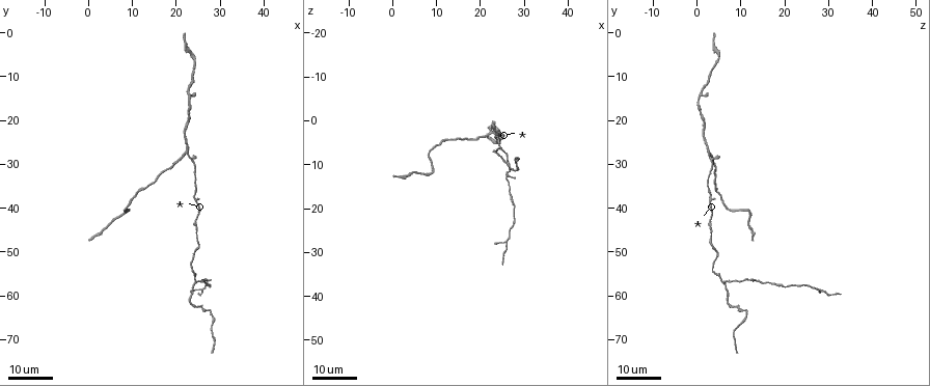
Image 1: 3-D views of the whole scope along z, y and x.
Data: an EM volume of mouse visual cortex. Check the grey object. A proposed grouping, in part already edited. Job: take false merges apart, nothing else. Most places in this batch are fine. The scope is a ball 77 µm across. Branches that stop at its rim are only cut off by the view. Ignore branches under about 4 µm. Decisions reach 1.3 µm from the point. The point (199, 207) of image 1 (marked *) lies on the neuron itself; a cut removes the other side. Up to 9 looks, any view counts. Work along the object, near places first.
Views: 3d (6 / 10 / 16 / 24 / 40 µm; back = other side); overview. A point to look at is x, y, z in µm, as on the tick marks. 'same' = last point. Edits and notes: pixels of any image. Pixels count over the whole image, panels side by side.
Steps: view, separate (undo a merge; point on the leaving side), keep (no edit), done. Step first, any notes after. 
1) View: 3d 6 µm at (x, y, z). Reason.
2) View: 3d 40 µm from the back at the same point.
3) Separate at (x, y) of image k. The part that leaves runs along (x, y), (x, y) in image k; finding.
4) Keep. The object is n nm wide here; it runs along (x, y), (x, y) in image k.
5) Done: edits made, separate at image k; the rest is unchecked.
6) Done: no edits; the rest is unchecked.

View: 3d 16 µm at (24.0, 62.5, 7.5). Sudden change in width.

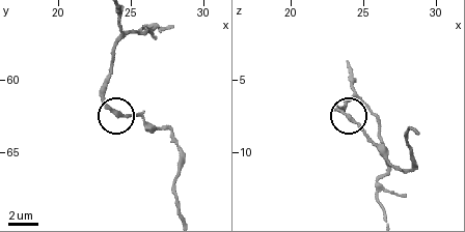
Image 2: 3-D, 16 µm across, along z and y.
View: 3d 6 µm at (24.0, 62.0, 7.4). Zoom in.

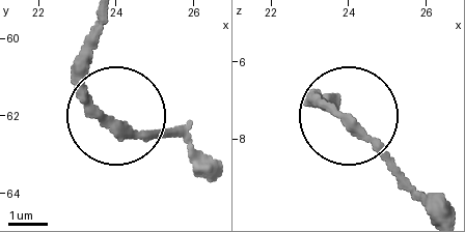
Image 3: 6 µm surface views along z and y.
Keep. The object is 260 nm wide here; it runs along (99, 25), (88, 64), (99, 104), (128, 126), (185, 134) in image 3; one neuron here.

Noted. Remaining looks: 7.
View: 3d 16 µm at (27.5, 63.0, 11.0). Sudden change in width.

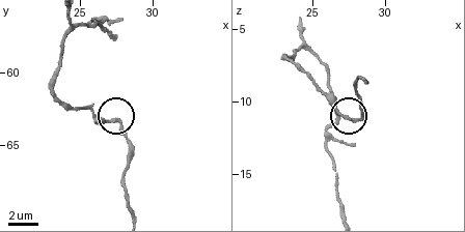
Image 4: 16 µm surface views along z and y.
View: 3d 10 µm at (27.2, 63.4, 11.0).

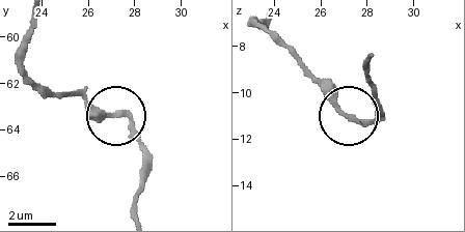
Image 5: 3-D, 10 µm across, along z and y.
Keep. All the same neuron.

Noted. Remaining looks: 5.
View: 3d 24 µm at (25.0, 57.0, 6.0). Three-way junction.

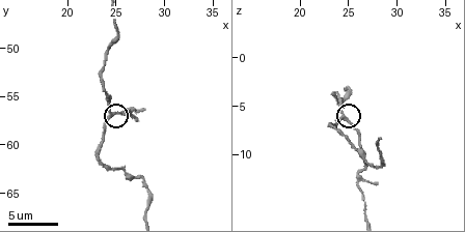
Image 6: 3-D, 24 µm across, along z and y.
View: 3d 10 µm at (24.4, 57.2, 6.0). Zoom in.

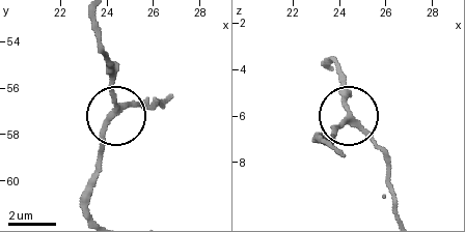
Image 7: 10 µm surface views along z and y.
Keep. The object is 220 nm wide here; it runs along (97, 18), (97, 41), (114, 107), (102, 131), (92, 182) in image 7; continuous, no second neuron.

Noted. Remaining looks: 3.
View: 3d 16 µm at (22.0, 27.0, 3.0). A fork.

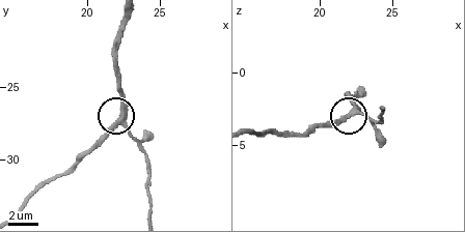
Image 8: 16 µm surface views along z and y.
View: 3d 10 µm at (22.0, 27.2, 2.8). Zoom in.

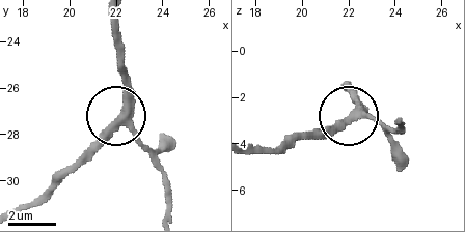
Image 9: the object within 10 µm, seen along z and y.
Keep. The object is 330 nm wide here; one neuron here.

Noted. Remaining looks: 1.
Done: no edits; the rest is unchecked.

